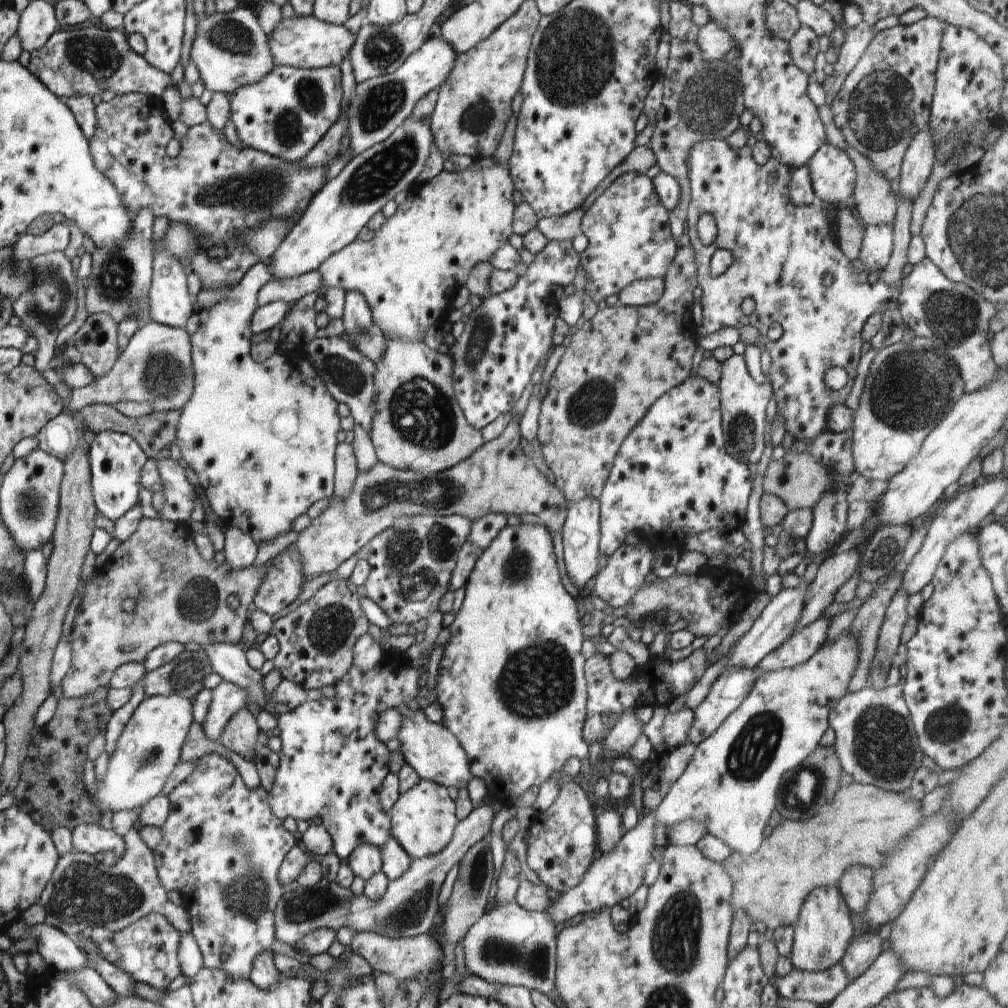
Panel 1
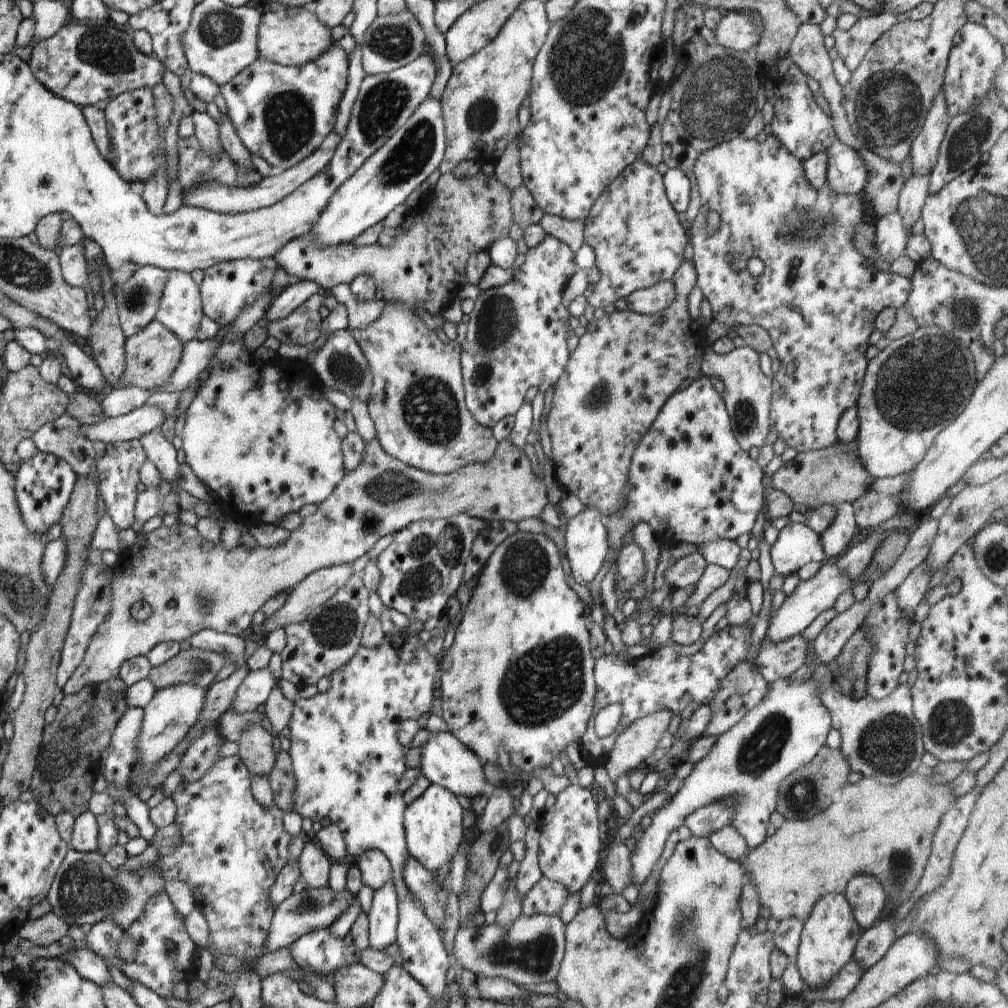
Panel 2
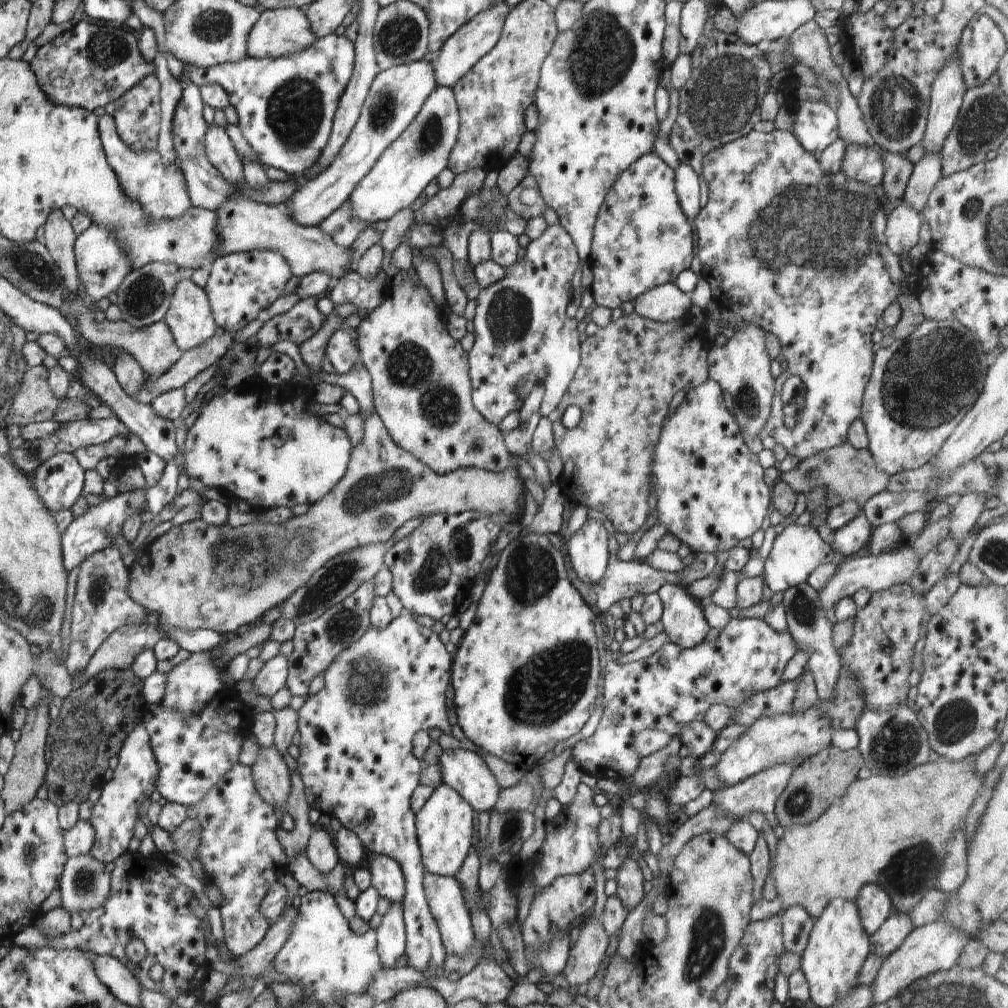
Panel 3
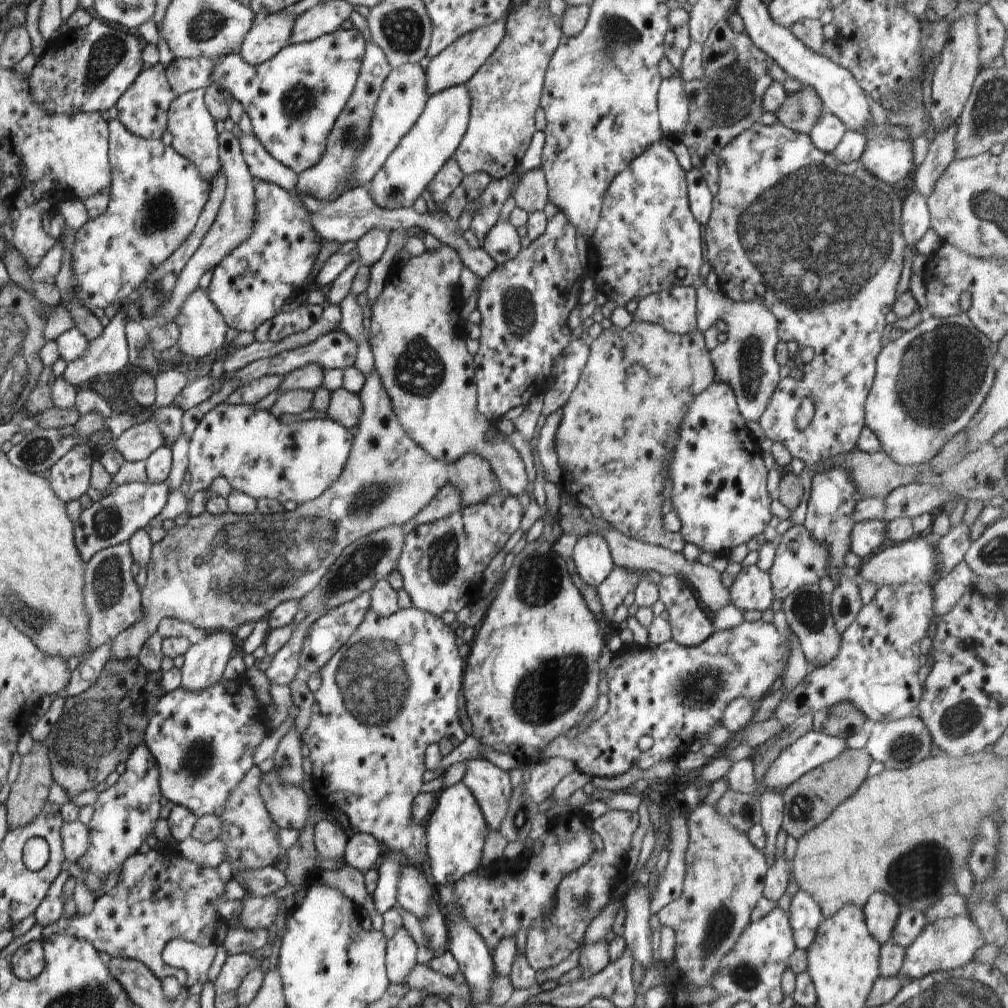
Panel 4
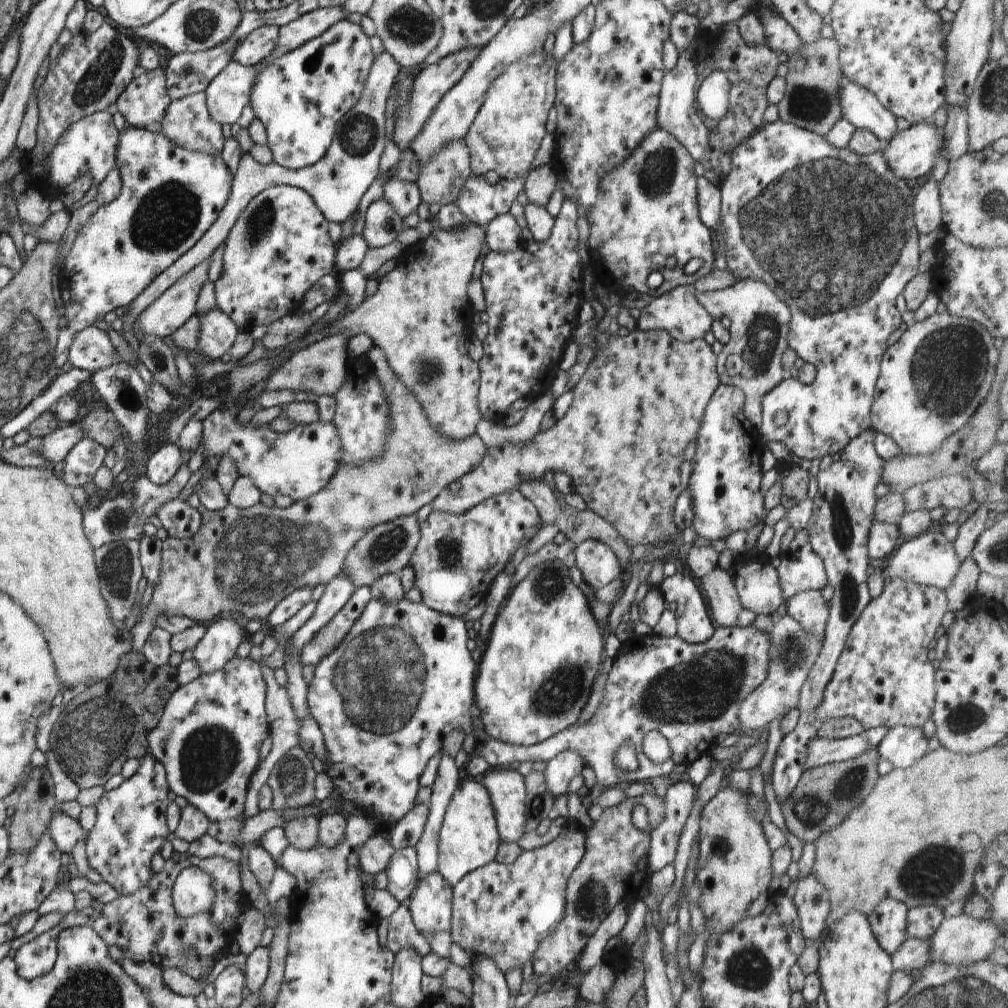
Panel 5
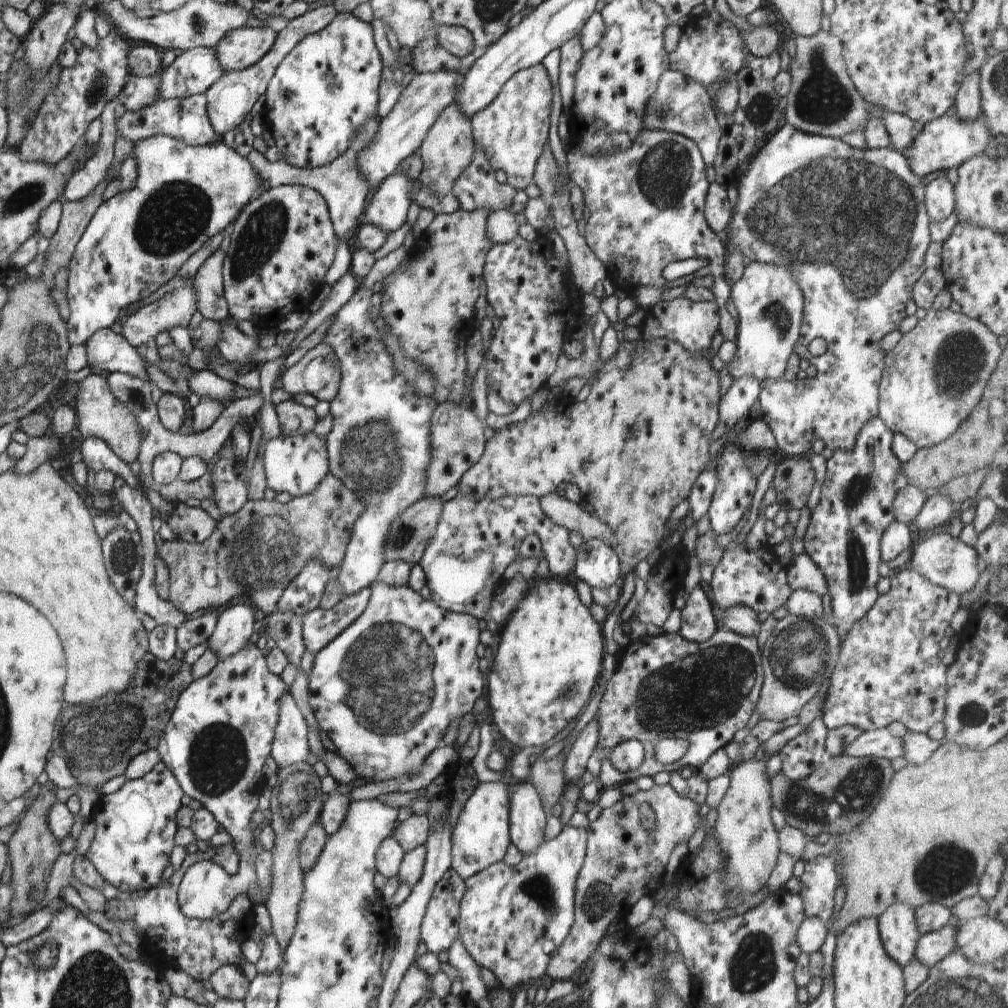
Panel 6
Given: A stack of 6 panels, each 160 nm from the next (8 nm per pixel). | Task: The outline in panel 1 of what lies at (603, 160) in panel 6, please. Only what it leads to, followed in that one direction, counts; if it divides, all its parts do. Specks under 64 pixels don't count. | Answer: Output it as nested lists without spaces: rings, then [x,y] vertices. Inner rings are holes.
[[[632,171],[623,173],[598,196],[592,206],[585,211],[581,220],[580,233],[588,238],[588,246],[579,253],[579,261],[588,278],[585,291],[598,304],[610,295],[616,295],[631,282],[641,278],[664,278],[674,255],[679,249],[678,241],[671,233],[669,211],[660,202],[653,189],[653,182],[645,174]]]

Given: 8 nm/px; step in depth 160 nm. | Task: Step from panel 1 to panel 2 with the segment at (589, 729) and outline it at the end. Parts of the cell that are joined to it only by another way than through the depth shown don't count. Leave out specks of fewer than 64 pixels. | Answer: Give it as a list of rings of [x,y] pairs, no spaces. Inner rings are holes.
[[[747,624],[739,627],[728,625],[722,631],[713,632],[706,639],[702,649],[689,657],[676,653],[672,648],[673,640],[670,638],[665,642],[668,646],[652,649],[637,659],[622,660],[614,653],[596,659],[594,678],[597,689],[594,714],[612,703],[621,704],[623,713],[615,730],[603,738],[594,732],[594,720],[588,720],[586,732],[579,742],[581,757],[588,765],[598,768],[606,763],[618,735],[635,720],[664,709],[668,709],[674,715],[682,714],[684,708],[691,702],[708,705],[714,698],[720,681],[734,666],[746,658],[752,631],[752,629],[747,630]]]

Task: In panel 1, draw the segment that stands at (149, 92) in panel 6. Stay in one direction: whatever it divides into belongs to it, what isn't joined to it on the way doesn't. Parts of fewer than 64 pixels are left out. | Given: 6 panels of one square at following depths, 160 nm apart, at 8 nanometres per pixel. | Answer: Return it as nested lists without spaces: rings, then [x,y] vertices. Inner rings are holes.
[[[142,93],[117,94],[109,102],[101,101],[96,107],[96,115],[98,129],[89,139],[96,167],[117,187],[118,194],[125,200],[125,210],[131,215],[150,209],[155,217],[166,217],[172,225],[182,223],[190,226],[191,234],[198,239],[195,242],[197,249],[185,258],[187,264],[183,266],[200,278],[202,291],[237,285],[251,266],[261,262],[259,254],[242,237],[276,219],[295,225],[314,194],[327,181],[326,166],[305,167],[252,147],[234,145],[223,133],[214,130],[207,120],[190,127],[181,138],[177,157],[170,157],[166,146],[174,136],[172,122],[156,99]]]

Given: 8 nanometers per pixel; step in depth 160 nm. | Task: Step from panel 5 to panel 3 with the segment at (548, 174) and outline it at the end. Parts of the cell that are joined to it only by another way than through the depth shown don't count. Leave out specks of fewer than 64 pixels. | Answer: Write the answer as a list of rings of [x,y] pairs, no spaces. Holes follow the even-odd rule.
[[[530,174],[507,194],[507,201],[512,211],[527,221],[534,217],[542,217],[546,210],[540,189]]]

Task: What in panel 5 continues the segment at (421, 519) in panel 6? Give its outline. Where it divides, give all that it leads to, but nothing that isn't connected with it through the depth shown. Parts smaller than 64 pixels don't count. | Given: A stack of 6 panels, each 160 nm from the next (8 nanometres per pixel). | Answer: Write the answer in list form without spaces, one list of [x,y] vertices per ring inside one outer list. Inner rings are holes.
[[[416,514],[399,516],[394,520],[373,526],[348,551],[341,568],[343,574],[346,577],[351,577],[356,589],[370,587],[373,582],[385,574],[399,574],[409,564],[410,557],[418,544],[420,538],[419,524]]]

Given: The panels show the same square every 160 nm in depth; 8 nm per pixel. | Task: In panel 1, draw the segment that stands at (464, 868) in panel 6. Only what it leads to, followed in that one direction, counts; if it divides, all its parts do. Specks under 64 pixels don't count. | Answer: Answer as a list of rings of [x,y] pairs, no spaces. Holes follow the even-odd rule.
[[[420,779],[410,790],[401,794],[388,812],[391,835],[401,844],[411,860],[438,854],[450,842],[454,827],[461,819],[455,802],[444,785]]]

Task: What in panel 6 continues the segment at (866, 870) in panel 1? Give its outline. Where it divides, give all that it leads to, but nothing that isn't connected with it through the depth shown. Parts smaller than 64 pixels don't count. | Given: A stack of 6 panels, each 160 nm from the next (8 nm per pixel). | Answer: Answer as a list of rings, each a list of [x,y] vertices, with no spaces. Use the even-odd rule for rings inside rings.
[[[895,901],[877,919],[886,954],[901,967],[908,964],[915,958],[914,951],[921,937],[913,909]]]

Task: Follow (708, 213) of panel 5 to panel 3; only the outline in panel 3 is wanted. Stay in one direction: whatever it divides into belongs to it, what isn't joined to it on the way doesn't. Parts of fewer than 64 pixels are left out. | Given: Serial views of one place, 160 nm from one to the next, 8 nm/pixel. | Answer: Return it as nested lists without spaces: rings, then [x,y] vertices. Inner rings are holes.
[[[680,164],[674,171],[675,191],[686,218],[692,222],[700,212],[700,180],[696,171]]]

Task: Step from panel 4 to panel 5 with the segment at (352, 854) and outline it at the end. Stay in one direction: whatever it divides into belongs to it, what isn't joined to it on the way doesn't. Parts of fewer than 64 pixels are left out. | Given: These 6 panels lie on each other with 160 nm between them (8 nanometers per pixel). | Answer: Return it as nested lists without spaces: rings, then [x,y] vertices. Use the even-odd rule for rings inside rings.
[[[372,835],[358,850],[359,868],[366,874],[378,874],[387,867],[393,846],[380,835]]]

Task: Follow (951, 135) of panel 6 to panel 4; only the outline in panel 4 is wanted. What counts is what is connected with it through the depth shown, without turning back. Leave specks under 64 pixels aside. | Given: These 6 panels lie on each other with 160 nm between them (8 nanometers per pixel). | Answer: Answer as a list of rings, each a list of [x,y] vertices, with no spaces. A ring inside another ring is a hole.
[[[892,136],[868,138],[858,162],[878,180],[896,186],[915,165],[911,142]]]

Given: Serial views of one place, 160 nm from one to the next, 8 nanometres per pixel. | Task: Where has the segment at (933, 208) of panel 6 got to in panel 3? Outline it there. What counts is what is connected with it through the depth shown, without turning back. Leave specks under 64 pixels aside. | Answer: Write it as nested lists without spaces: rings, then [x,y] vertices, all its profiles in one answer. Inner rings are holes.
[[[902,202],[887,216],[884,227],[885,243],[887,247],[899,256],[908,255],[910,250],[918,244],[920,226],[924,218],[906,202]]]

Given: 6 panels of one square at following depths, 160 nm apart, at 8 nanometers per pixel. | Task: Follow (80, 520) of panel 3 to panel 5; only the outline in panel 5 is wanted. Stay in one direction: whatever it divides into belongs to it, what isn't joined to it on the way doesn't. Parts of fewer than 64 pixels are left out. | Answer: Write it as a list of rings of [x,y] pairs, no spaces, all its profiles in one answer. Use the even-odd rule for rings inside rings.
[[[182,463],[176,474],[166,484],[158,486],[146,474],[137,476],[129,492],[118,494],[114,498],[103,498],[100,506],[88,509],[85,512],[85,535],[93,549],[100,548],[103,544],[117,540],[139,541],[143,534],[143,525],[157,508],[163,504],[179,498],[182,488],[188,482],[192,473],[188,470],[187,463]]]

